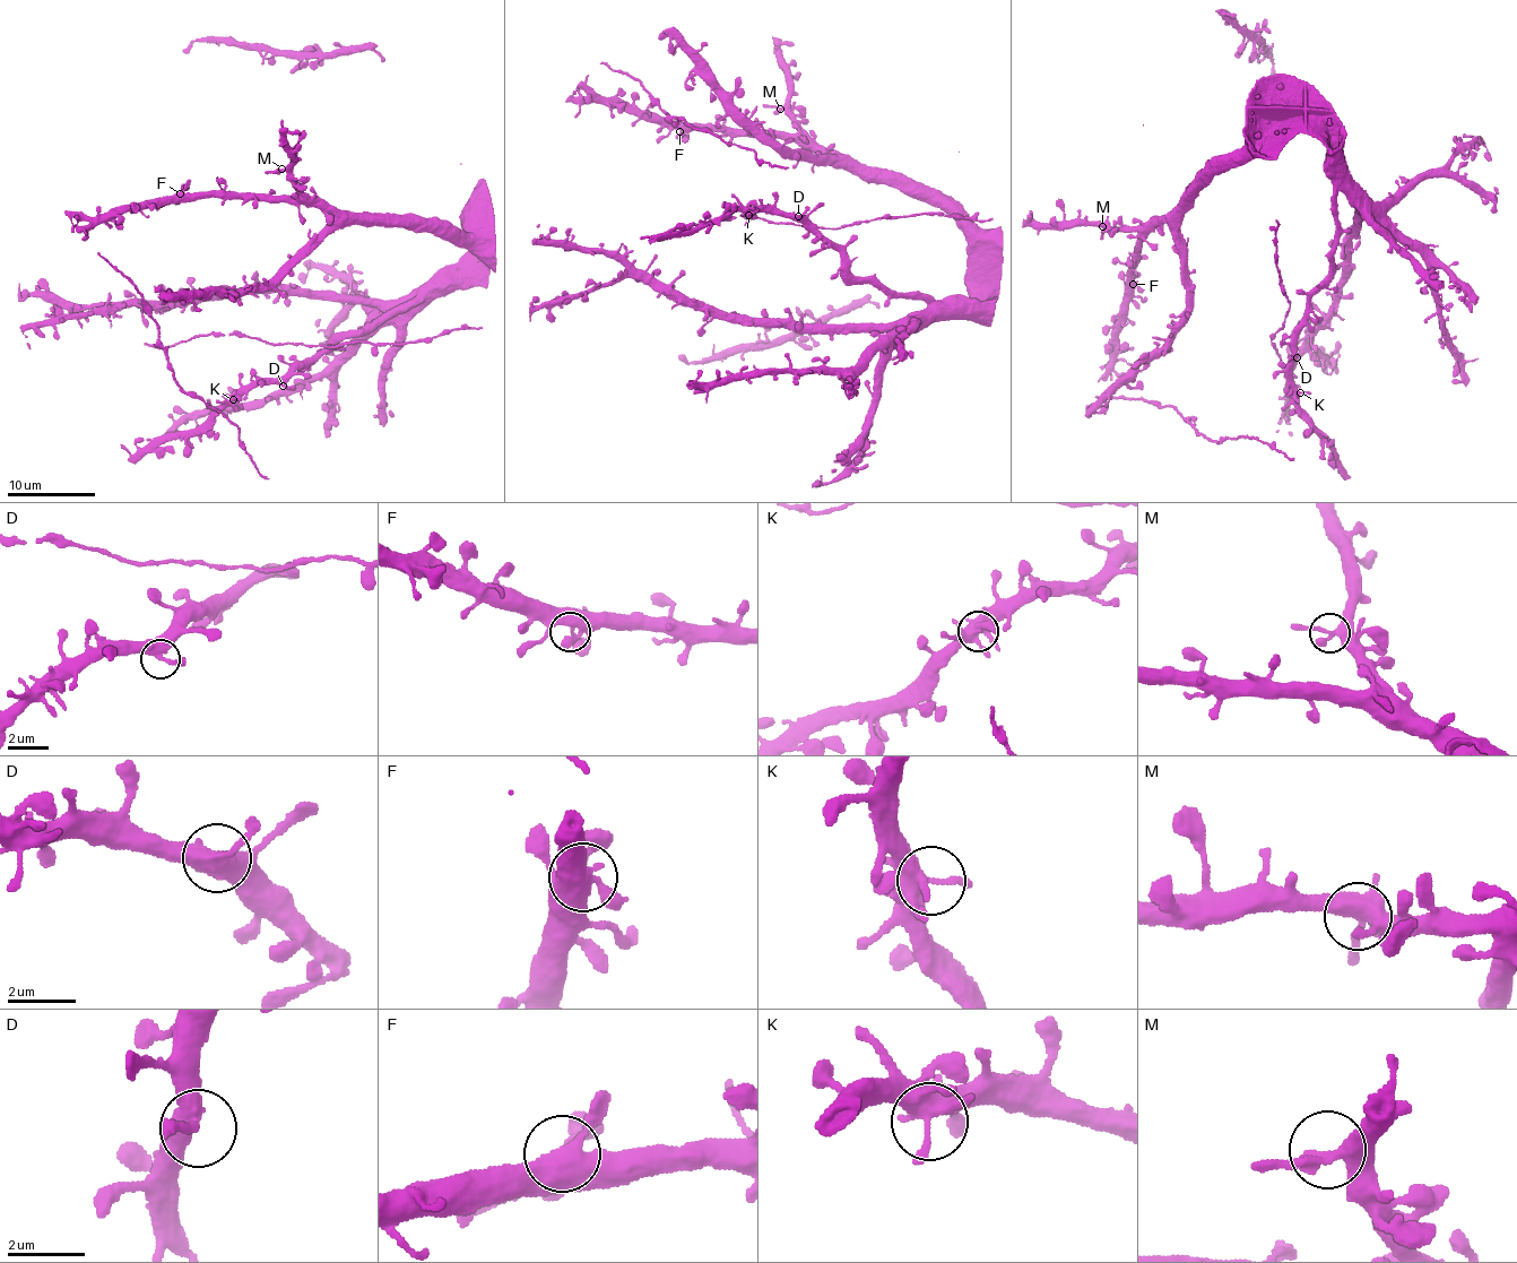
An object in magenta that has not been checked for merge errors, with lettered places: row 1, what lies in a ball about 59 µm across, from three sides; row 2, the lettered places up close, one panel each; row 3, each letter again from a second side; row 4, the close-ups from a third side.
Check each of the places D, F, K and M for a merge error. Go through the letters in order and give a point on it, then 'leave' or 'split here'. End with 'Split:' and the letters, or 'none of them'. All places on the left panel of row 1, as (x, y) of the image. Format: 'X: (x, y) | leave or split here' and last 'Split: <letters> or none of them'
D: (283, 386) | leave
F: (180, 193) | leave
K: (233, 399) | leave
M: (282, 169) | leave
Split: none of them

